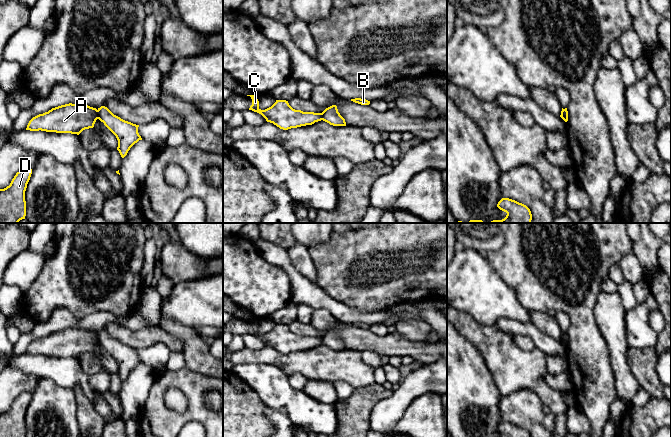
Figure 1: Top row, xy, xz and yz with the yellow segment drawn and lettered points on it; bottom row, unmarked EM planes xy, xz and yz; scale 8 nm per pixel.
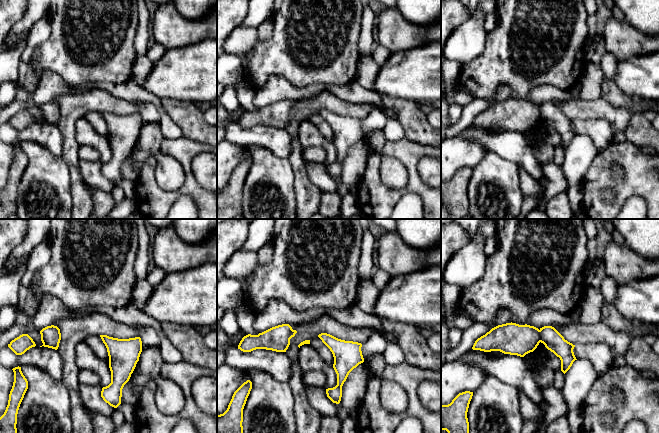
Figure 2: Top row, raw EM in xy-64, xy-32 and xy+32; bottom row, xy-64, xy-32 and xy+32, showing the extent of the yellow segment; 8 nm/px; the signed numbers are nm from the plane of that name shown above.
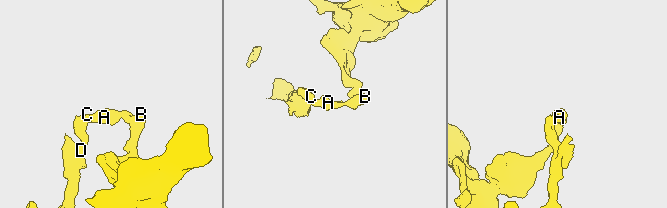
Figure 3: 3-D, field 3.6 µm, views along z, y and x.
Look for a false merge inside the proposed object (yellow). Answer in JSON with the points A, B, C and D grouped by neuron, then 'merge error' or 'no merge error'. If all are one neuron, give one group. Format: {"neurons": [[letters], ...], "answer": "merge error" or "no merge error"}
{"neurons": [["A", "C", "D"], ["B"]], "answer": "merge error"}

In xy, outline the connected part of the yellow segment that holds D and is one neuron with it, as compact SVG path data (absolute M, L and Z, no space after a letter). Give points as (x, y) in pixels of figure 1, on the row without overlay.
M32 393L16 397L9 410L0 413L0 437L26 437L25 415Z

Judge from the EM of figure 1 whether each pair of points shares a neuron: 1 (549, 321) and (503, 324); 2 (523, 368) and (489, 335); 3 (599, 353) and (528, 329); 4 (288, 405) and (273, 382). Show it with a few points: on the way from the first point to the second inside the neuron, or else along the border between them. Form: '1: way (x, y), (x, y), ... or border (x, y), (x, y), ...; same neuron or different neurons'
1: border (531, 322), (539, 330), (550, 336); different neurons
2: way (515, 361), (497, 343); same neuron
3: border (567, 346), (565, 358); different neurons
4: way (284, 399), (273, 388); same neuron

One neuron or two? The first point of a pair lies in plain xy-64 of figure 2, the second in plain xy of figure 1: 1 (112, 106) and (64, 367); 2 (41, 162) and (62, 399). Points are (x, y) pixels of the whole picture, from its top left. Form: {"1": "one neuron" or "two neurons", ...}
{"1": "two neurons", "2": "one neuron"}

